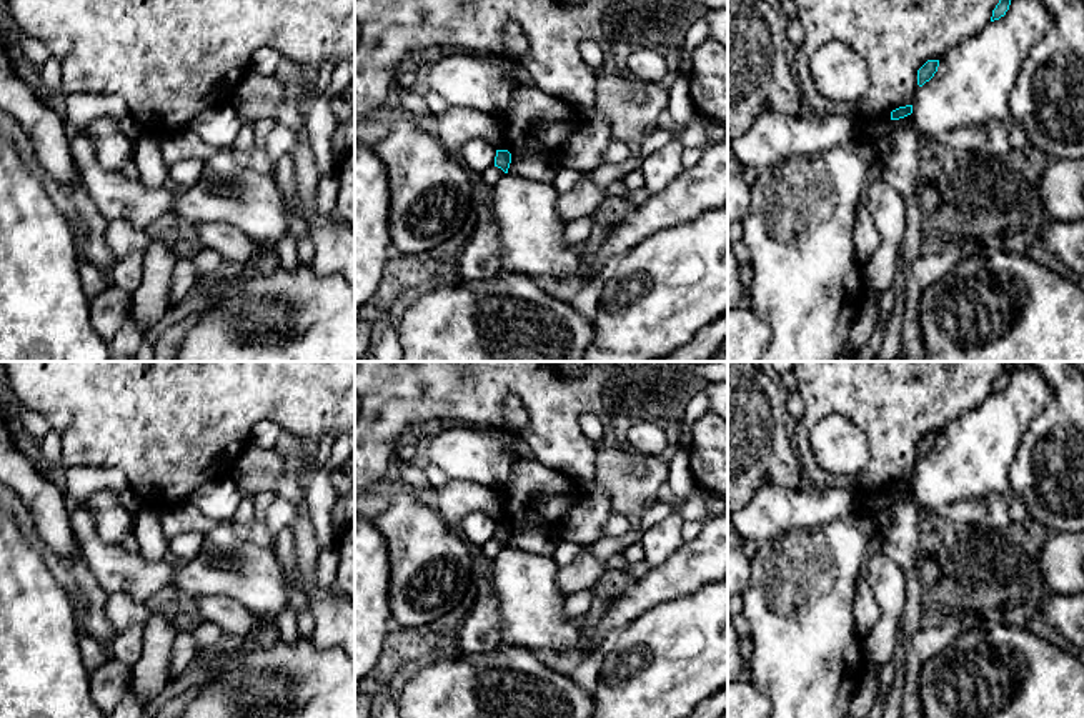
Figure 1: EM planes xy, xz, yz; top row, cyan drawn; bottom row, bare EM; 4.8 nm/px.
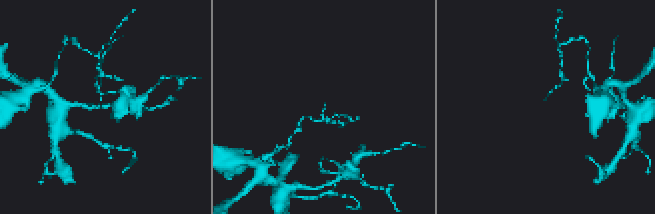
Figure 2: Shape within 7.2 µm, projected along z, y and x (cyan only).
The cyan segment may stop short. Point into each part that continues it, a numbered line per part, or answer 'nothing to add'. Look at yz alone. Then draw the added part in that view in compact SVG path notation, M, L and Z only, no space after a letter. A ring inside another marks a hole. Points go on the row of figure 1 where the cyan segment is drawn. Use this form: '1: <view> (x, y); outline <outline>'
nothing to add

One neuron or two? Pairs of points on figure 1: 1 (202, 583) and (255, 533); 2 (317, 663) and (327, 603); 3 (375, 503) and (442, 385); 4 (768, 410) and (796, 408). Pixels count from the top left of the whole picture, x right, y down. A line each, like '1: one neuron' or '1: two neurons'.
1: two neurons
2: two neurons
3: two neurons
4: two neurons

